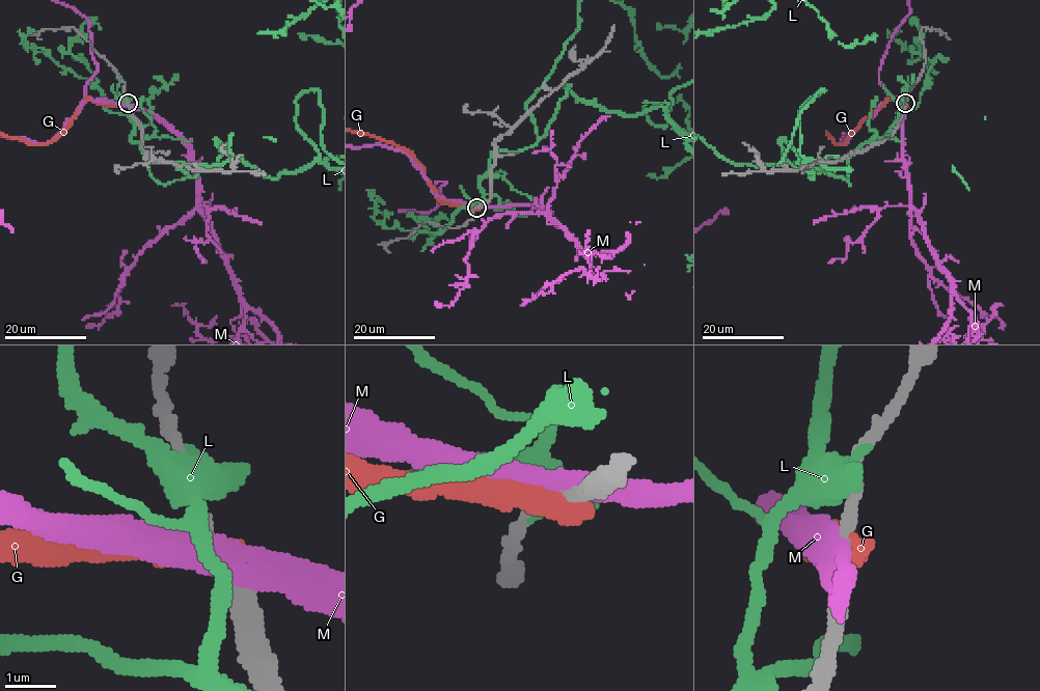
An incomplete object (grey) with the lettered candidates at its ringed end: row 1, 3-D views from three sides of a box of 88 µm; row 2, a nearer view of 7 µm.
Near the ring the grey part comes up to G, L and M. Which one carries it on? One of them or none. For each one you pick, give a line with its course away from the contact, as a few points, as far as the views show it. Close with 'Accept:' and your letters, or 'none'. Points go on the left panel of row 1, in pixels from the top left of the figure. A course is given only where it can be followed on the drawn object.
Accept: none

